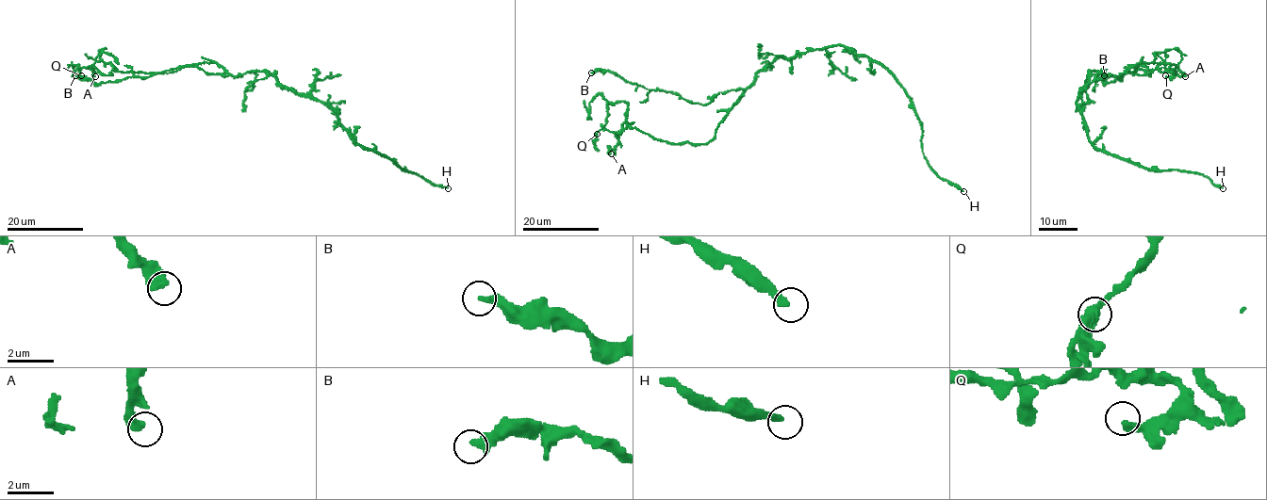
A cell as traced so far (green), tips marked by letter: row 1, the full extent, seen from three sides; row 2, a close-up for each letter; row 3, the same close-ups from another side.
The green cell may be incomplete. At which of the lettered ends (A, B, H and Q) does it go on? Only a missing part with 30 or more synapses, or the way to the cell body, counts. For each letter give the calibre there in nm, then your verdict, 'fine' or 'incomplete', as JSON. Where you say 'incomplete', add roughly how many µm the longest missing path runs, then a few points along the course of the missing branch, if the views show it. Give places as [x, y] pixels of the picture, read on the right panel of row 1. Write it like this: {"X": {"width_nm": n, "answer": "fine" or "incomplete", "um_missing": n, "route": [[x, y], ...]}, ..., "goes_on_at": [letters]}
{"A": {"width_nm": 420, "answer": "fine"}, "B": {"width_nm": 360, "answer": "fine"}, "H": {"width_nm": 280, "answer": "incomplete", "um_missing": 250}, "Q": {"width_nm": 360, "answer": "fine"}, "goes_on_at": ["H"]}

